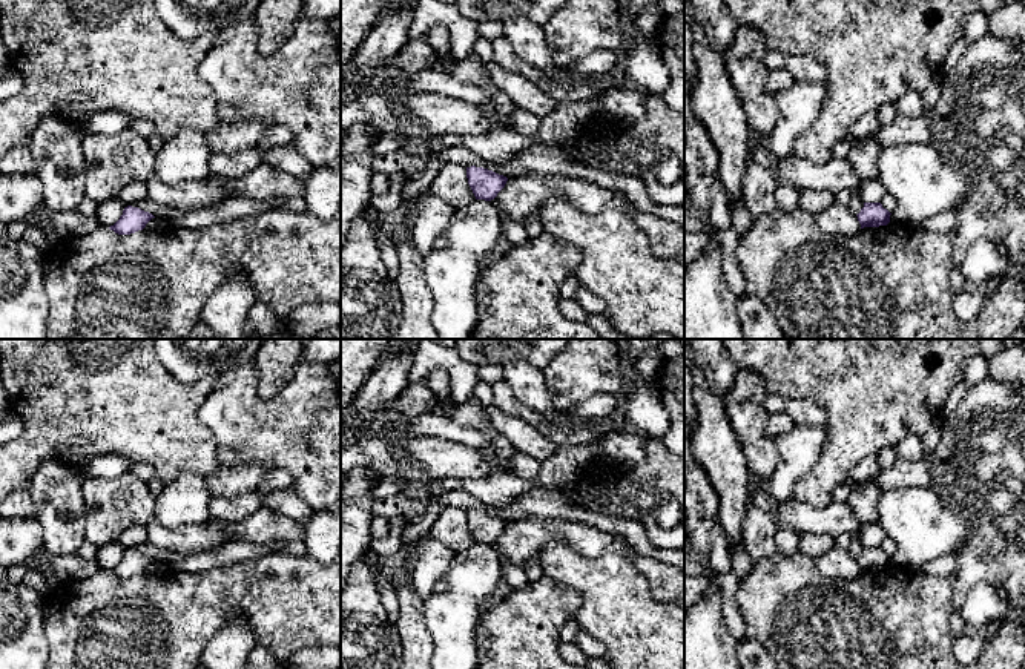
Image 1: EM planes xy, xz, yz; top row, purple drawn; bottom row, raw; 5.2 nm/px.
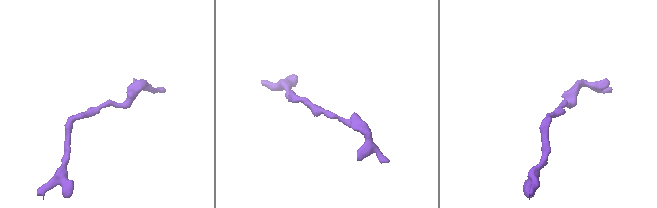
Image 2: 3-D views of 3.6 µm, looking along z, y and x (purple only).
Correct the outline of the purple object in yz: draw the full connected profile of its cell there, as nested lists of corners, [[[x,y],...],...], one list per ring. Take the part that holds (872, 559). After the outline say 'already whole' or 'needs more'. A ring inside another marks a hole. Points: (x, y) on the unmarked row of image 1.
[[[864,546],[864,551],[856,560],[861,572],[864,572],[887,569],[890,566],[890,559],[892,557],[884,552],[881,546]]]; already whole

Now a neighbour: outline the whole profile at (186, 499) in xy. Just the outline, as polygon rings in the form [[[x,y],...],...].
[[[184,471],[164,485],[155,497],[155,517],[164,528],[206,523],[210,520],[209,503],[212,499],[207,477]]]

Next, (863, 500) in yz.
[[[867,479],[859,482],[859,485],[850,493],[845,503],[861,525],[876,523],[878,499],[882,491],[884,489],[875,482],[875,479]]]

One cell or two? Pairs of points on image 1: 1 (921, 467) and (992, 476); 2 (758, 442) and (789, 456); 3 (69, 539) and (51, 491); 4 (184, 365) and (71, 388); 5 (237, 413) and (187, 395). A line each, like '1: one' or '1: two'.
1: two
2: two
3: one
4: two
5: two

